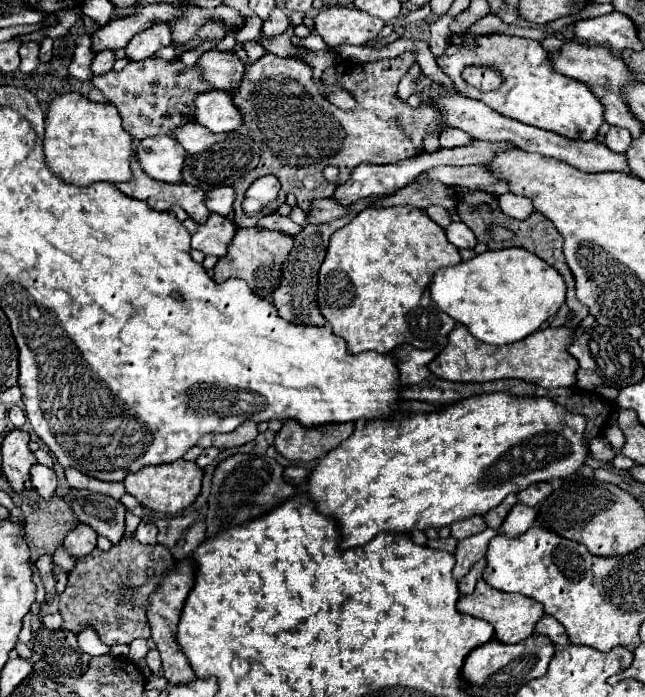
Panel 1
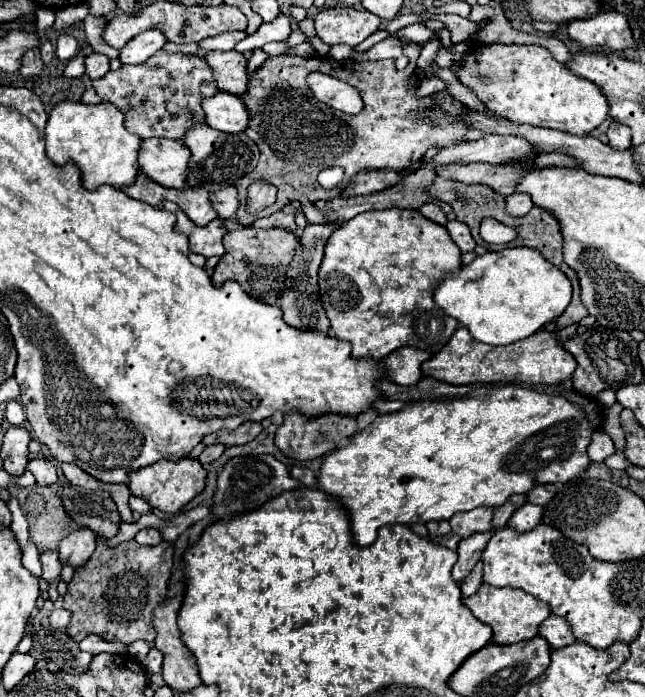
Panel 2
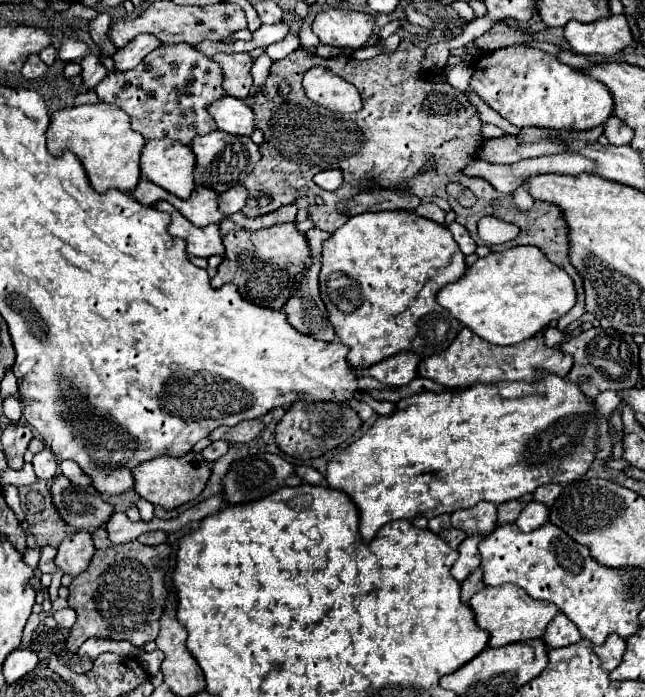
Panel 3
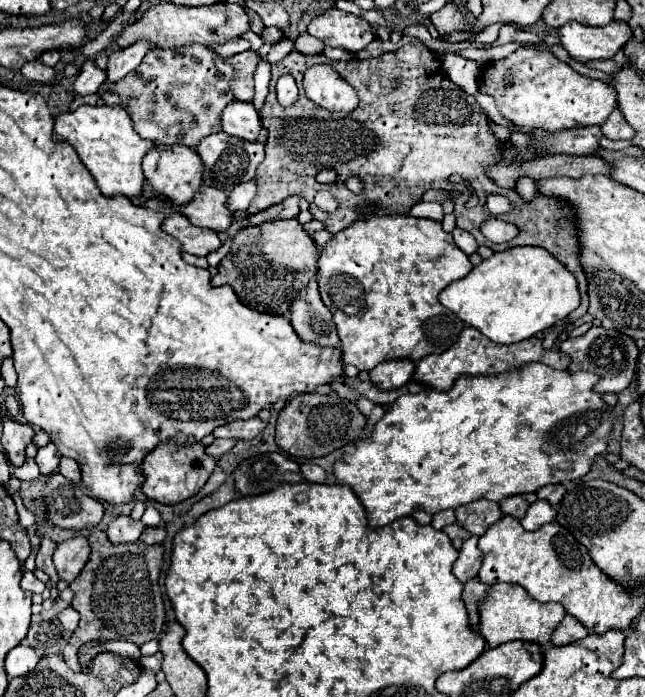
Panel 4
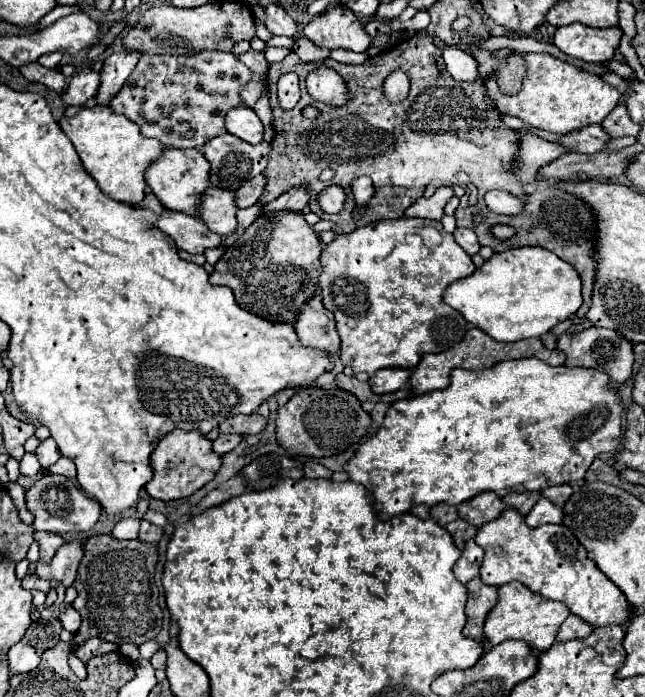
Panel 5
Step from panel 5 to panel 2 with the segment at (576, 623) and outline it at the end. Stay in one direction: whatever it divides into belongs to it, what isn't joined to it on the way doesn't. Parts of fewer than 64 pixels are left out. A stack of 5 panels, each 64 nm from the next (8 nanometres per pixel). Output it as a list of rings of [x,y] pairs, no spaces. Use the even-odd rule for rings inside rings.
[[[548,616],[538,630],[540,636],[544,636],[552,648],[562,648],[568,644],[574,644],[576,638],[572,636],[568,624],[564,624],[564,620],[560,620],[560,616]]]

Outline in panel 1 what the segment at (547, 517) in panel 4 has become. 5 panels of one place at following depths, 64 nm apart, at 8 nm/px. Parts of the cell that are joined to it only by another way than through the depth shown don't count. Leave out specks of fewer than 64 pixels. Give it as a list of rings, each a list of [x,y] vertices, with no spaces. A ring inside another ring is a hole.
[[[516,504],[516,508],[512,508],[504,520],[504,524],[500,526],[500,534],[516,538],[520,534],[524,534],[536,520],[536,510],[534,508],[524,508],[524,504]]]

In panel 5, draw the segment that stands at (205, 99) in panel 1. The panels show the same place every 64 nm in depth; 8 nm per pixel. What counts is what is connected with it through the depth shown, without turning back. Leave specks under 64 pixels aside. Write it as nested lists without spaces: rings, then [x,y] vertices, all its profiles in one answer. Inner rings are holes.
[[[240,104],[232,110],[228,110],[228,114],[224,118],[224,126],[230,134],[238,136],[240,140],[246,140],[250,144],[262,142],[264,124],[260,122],[260,118],[256,116],[256,112],[250,106]]]

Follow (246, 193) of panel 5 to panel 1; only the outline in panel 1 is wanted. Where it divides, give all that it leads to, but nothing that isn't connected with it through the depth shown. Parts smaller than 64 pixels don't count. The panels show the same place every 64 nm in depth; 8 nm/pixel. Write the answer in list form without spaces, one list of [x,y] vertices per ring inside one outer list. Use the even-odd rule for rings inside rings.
[[[222,186],[206,192],[206,206],[210,212],[228,216],[232,210],[232,204],[234,204],[234,188],[230,186]]]

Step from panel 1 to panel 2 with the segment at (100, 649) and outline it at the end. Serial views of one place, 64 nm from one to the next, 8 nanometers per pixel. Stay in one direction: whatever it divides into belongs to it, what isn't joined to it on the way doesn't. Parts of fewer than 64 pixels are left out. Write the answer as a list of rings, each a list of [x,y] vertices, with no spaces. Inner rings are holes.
[[[88,634],[86,638],[80,640],[80,650],[90,652],[92,656],[102,654],[102,652],[108,652],[108,654],[124,654],[128,650],[128,646],[116,644],[116,642],[106,642],[100,636],[96,636],[96,634]]]

